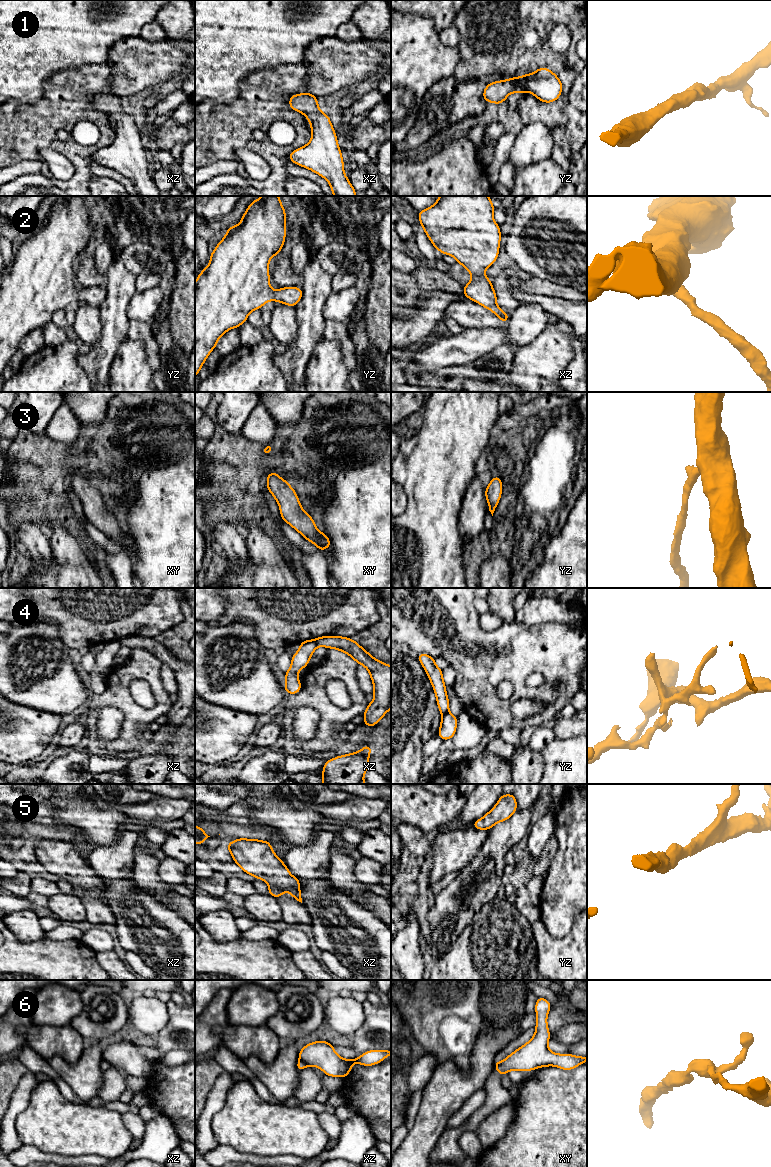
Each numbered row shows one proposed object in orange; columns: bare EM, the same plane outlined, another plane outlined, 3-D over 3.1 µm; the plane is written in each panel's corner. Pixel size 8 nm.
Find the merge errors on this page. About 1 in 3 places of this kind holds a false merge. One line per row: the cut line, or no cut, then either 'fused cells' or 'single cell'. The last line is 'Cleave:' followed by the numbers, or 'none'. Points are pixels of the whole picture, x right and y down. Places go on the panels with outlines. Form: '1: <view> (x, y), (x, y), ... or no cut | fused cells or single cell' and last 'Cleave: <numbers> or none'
1: no cut | single cell
2: no cut | single cell
3: no cut | single cell
4: xz (314, 639), (319, 645) | fused cells
5: no cut | single cell
6: xz (299, 1059), (307, 1064) | fused cells
Cleave: 4, 6

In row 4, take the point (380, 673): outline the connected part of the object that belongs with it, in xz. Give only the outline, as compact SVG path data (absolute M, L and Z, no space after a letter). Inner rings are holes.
M328 635L318 637L315 641L319 646L345 652L369 671L374 686L374 699L362 714L365 719L363 725L375 726L391 709L391 666L375 659L352 638Z

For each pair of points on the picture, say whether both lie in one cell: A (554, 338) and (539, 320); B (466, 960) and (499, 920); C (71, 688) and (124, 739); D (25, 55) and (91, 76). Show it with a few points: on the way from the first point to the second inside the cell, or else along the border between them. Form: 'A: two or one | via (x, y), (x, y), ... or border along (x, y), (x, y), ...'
A: two | border along (549, 323), (529, 343)
B: one | via (476, 950), (496, 930)
C: two | border along (91, 694), (88, 697)
D: two | border along (90, 63), (62, 69), (54, 73), (47, 80)

